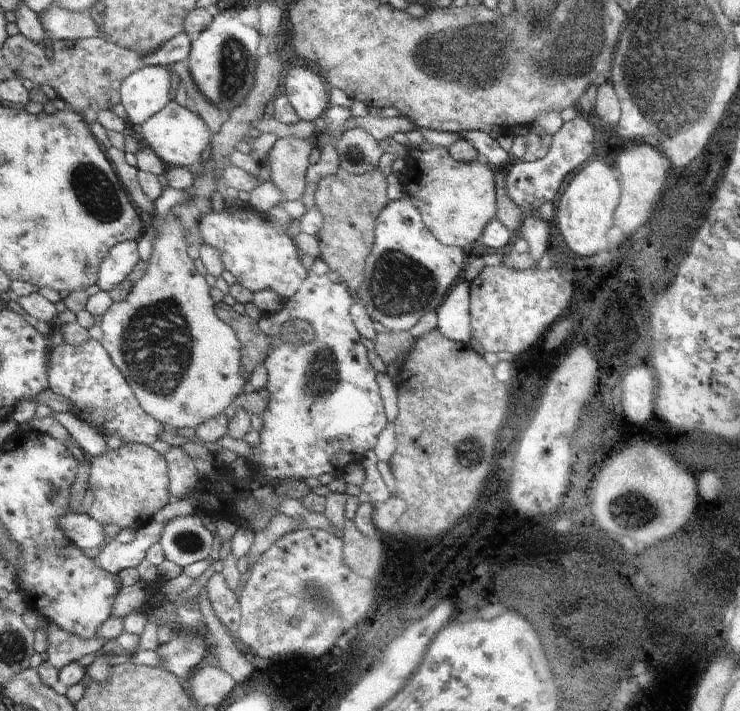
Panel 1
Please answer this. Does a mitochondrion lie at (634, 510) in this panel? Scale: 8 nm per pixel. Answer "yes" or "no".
yes

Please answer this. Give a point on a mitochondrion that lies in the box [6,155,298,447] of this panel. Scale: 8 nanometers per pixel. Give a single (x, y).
(154, 346)

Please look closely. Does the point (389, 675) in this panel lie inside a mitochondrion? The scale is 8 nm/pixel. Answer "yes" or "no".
no

